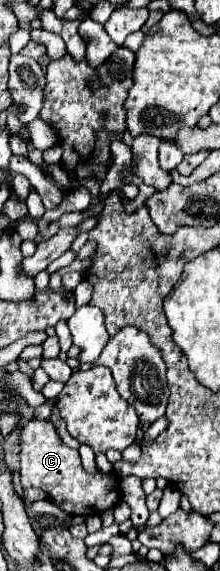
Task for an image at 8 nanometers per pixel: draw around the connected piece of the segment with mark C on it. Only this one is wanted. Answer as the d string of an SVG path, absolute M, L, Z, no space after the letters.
M28 420L26 426L20 428L20 480L22 486L32 486L38 488L42 492L48 494L50 502L56 504L58 508L62 508L66 514L70 516L92 516L92 514L102 514L106 510L112 510L120 498L120 478L112 472L102 472L100 468L96 468L96 472L86 472L82 466L82 458L78 454L76 448L70 448L62 442L62 438L56 434L54 424L48 420Z

